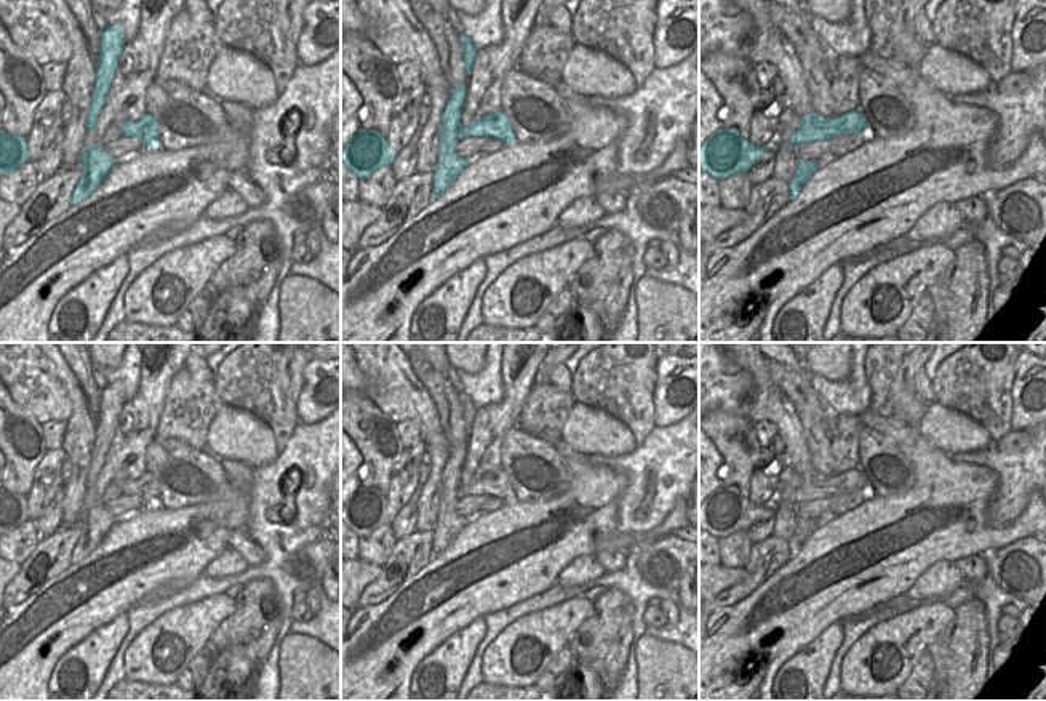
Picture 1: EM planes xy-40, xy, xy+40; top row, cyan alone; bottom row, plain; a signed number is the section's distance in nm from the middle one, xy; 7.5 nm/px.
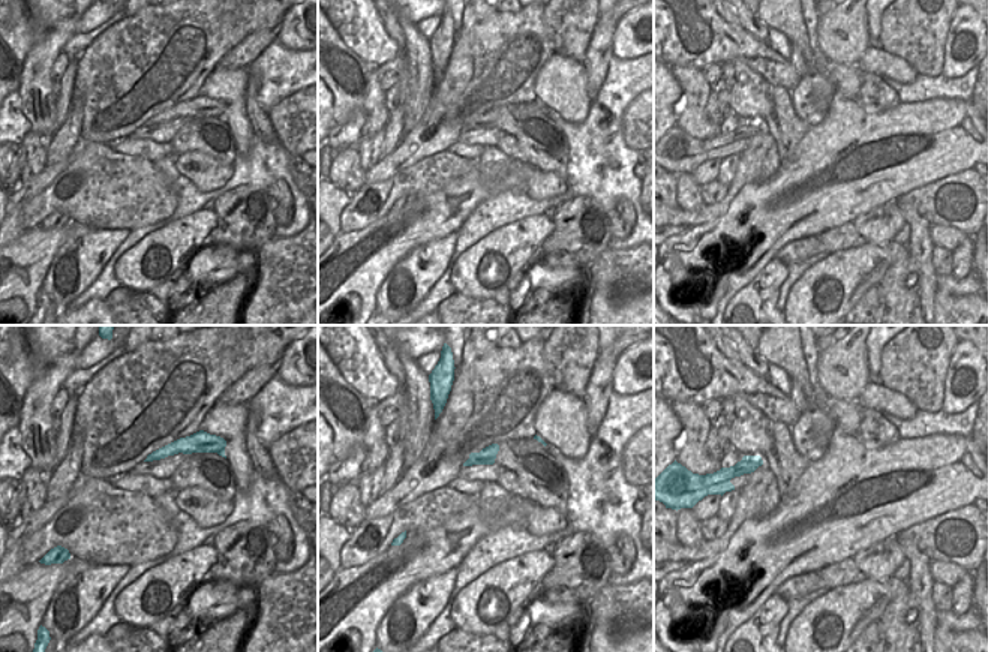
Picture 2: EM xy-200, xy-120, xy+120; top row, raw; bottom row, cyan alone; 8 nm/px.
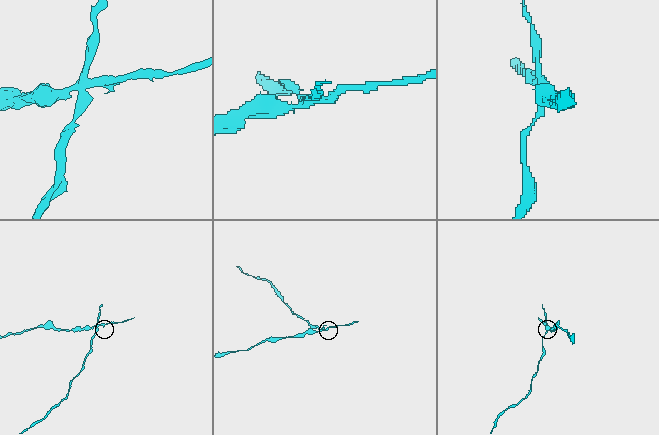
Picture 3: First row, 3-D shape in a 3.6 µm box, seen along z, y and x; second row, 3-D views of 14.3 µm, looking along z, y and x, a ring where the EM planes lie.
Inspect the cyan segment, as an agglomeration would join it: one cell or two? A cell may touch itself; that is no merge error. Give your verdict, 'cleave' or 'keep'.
cleave

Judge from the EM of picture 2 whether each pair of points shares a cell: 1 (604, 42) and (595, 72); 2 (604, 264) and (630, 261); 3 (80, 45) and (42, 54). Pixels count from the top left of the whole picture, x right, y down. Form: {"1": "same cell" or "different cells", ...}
{"1": "same cell", "2": "same cell", "3": "different cells"}

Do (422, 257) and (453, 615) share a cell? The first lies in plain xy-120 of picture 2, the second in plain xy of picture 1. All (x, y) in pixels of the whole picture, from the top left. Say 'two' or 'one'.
two

